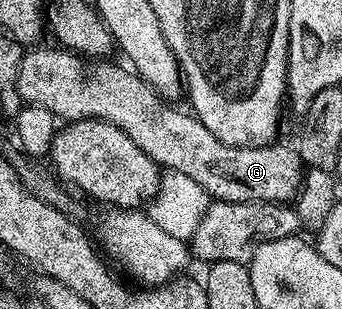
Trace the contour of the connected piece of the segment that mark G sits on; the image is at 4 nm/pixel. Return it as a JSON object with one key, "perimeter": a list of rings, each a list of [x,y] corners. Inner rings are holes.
{"perimeter":[[[32,48],[25,53],[24,58],[21,60],[21,68],[18,70],[18,95],[24,104],[46,108],[51,114],[55,114],[57,119],[67,120],[68,122],[76,122],[79,118],[102,118],[105,122],[114,124],[119,130],[126,132],[126,136],[130,136],[130,140],[134,140],[134,144],[138,144],[138,148],[142,148],[142,152],[146,152],[146,156],[153,158],[157,166],[173,170],[174,172],[182,172],[182,176],[190,176],[190,180],[198,180],[198,184],[202,184],[202,188],[208,193],[209,199],[217,202],[282,202],[288,204],[300,193],[300,185],[304,182],[304,171],[306,167],[304,161],[300,158],[299,149],[292,147],[291,150],[288,146],[280,146],[281,144],[270,146],[231,146],[222,140],[218,140],[218,136],[214,136],[214,132],[210,132],[210,128],[206,128],[206,124],[199,122],[195,114],[189,112],[187,109],[184,109],[185,111],[175,110],[172,107],[175,105],[169,104],[165,99],[161,98],[147,82],[141,80],[139,74],[125,68],[123,65],[121,65],[122,67],[115,66],[114,63],[108,62],[112,60],[100,60],[92,64],[87,74],[84,71],[85,59],[79,54],[73,54],[72,51],[63,48],[55,48],[56,50],[36,49],[40,48]]]}

